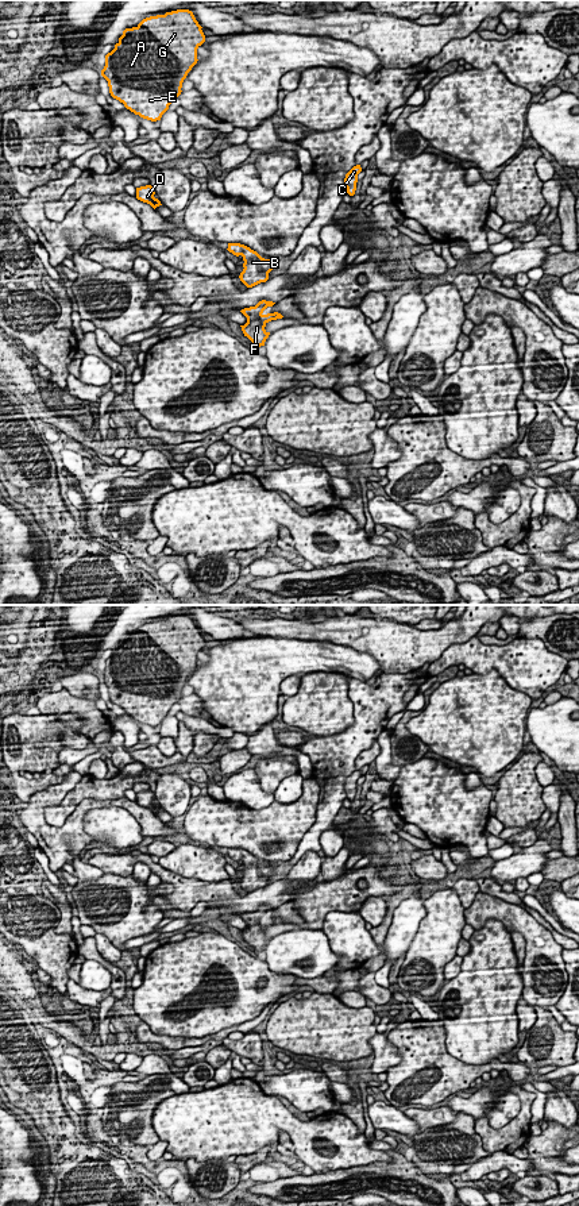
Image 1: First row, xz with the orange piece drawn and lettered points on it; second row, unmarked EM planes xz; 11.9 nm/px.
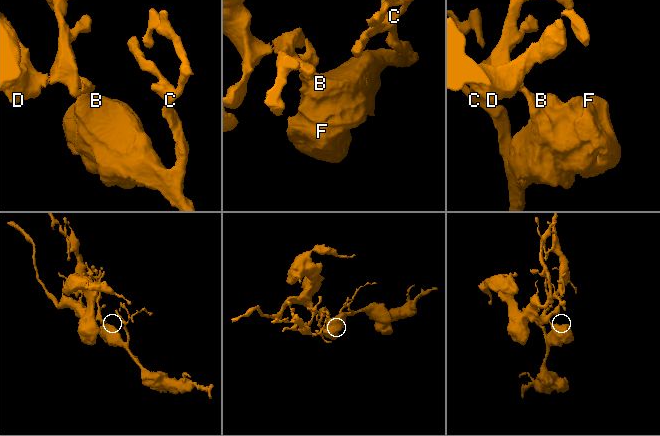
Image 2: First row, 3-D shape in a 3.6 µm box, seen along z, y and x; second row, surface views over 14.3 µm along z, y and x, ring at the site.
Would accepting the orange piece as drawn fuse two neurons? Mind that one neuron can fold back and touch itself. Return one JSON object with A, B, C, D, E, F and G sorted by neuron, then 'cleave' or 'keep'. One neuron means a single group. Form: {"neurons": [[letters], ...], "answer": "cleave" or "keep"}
{"neurons": [["A", "B", "C", "D", "E", "F", "G"]], "answer": "keep"}

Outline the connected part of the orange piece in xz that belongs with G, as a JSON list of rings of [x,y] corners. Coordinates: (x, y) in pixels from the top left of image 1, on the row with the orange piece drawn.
[[[189,9],[150,16],[136,27],[126,28],[115,49],[105,55],[101,70],[111,96],[143,119],[161,120],[171,101],[181,95],[184,80],[198,61],[197,49],[205,42],[201,28]]]

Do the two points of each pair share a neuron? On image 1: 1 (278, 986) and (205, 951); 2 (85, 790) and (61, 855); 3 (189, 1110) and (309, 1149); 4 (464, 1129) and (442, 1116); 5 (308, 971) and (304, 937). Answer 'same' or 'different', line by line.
1: same
2: different
3: same
4: different
5: same

